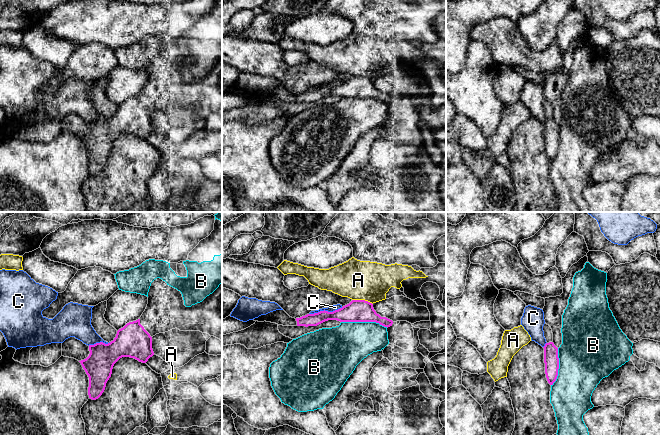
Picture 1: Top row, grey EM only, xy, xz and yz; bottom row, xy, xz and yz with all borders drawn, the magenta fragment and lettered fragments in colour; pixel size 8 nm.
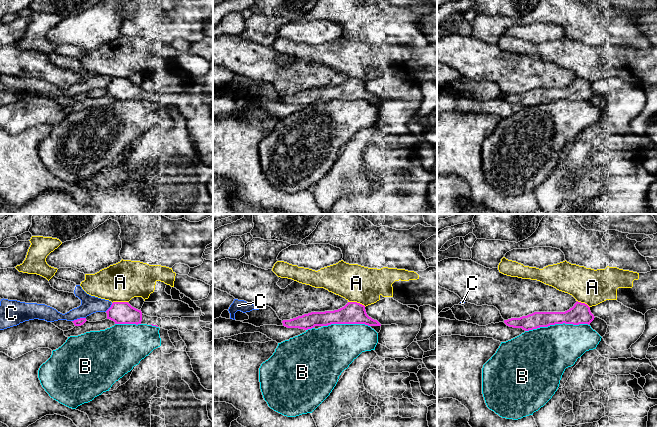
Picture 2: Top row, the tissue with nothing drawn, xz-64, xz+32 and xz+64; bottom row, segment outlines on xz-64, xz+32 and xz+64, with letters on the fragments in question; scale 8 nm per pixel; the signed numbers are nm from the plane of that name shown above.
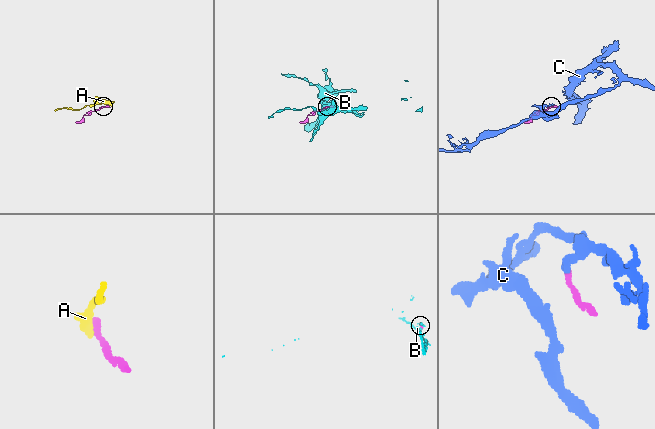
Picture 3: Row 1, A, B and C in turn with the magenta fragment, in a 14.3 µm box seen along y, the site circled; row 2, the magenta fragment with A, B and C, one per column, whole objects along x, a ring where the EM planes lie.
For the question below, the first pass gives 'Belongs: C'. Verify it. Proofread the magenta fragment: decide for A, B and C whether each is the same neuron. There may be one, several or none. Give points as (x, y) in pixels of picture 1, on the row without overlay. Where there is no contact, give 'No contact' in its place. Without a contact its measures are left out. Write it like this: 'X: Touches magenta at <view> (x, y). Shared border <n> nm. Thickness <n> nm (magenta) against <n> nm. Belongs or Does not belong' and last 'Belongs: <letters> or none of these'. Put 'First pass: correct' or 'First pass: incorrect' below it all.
A: Touches magenta at xz (362, 76). Shared border 170 nm. Thickness 180 nm (magenta) against 320 nm. Does not belong
B: Touches magenta at xz (364, 97). Shared border 380 nm. Thickness 180 nm (magenta) against 340 nm. Does not belong
C: Touches magenta at xz (325, 87). Shared border 280 nm. Thickness 180 nm (magenta) against 50 nm. Does not belong
Belongs: none of these
First pass: incorrect

